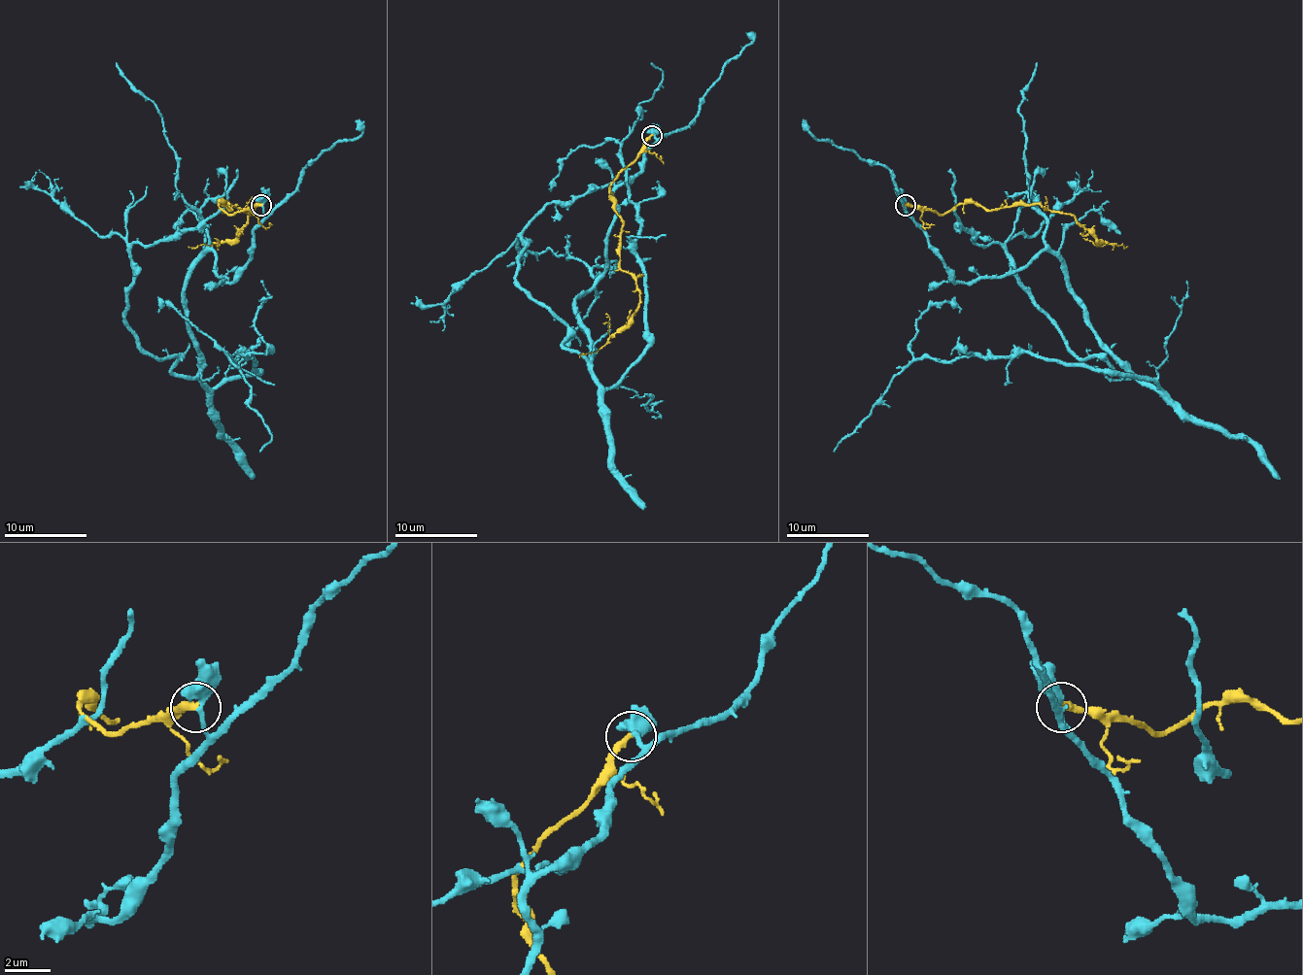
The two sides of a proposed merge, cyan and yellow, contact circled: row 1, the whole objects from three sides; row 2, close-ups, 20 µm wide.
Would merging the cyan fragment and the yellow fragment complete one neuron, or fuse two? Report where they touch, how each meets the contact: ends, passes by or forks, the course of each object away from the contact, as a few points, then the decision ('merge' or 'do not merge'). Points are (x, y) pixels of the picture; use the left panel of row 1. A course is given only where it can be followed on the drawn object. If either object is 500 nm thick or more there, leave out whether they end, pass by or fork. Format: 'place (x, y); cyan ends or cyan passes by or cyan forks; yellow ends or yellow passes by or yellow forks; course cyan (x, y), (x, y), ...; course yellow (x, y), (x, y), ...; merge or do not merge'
place (260, 205); cyan passes by; yellow ends; course cyan (260, 205), (246, 267), (222, 282), (211, 251), (184, 288), (198, 377), (256, 364), (229, 358), (260, 452); course yellow (260, 205), (229, 214), (219, 205), (231, 210), (229, 203), (248, 214), (242, 230), (231, 241), (188, 247); do not merge

